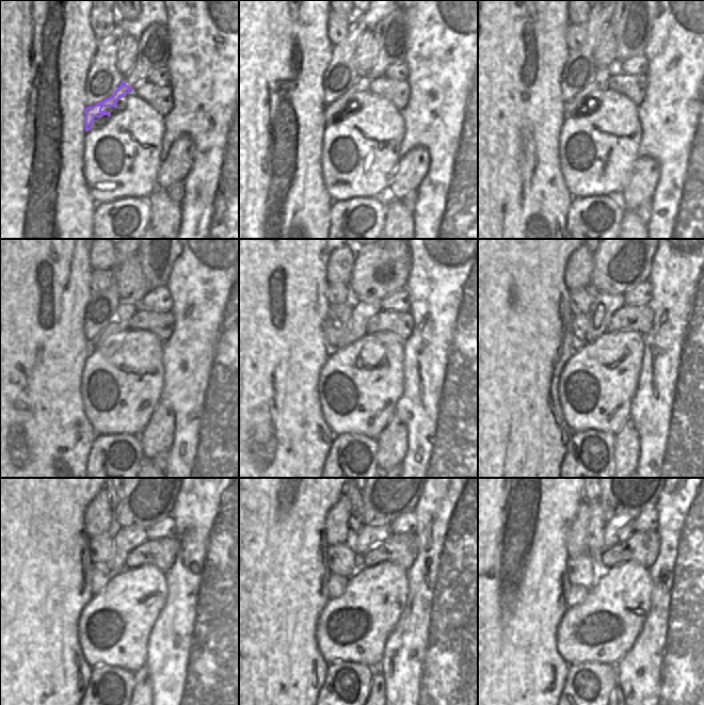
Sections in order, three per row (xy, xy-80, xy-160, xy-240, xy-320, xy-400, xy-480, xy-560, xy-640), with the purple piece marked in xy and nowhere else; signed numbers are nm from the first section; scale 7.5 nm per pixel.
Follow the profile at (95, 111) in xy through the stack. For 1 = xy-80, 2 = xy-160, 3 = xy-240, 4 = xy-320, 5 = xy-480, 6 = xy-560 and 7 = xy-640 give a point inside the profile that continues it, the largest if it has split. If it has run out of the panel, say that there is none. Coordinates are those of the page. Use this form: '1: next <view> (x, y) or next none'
1: next xy-80 (333, 113)
2: next xy-160 (600, 82)
3: next xy-240 (118, 324)
4: next xy-320 (363, 309)
5: next xy-480 (127, 539)
6: next xy-560 (369, 535)
7: next xy-640 (617, 531)

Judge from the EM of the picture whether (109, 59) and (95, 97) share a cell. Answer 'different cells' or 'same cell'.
same cell

